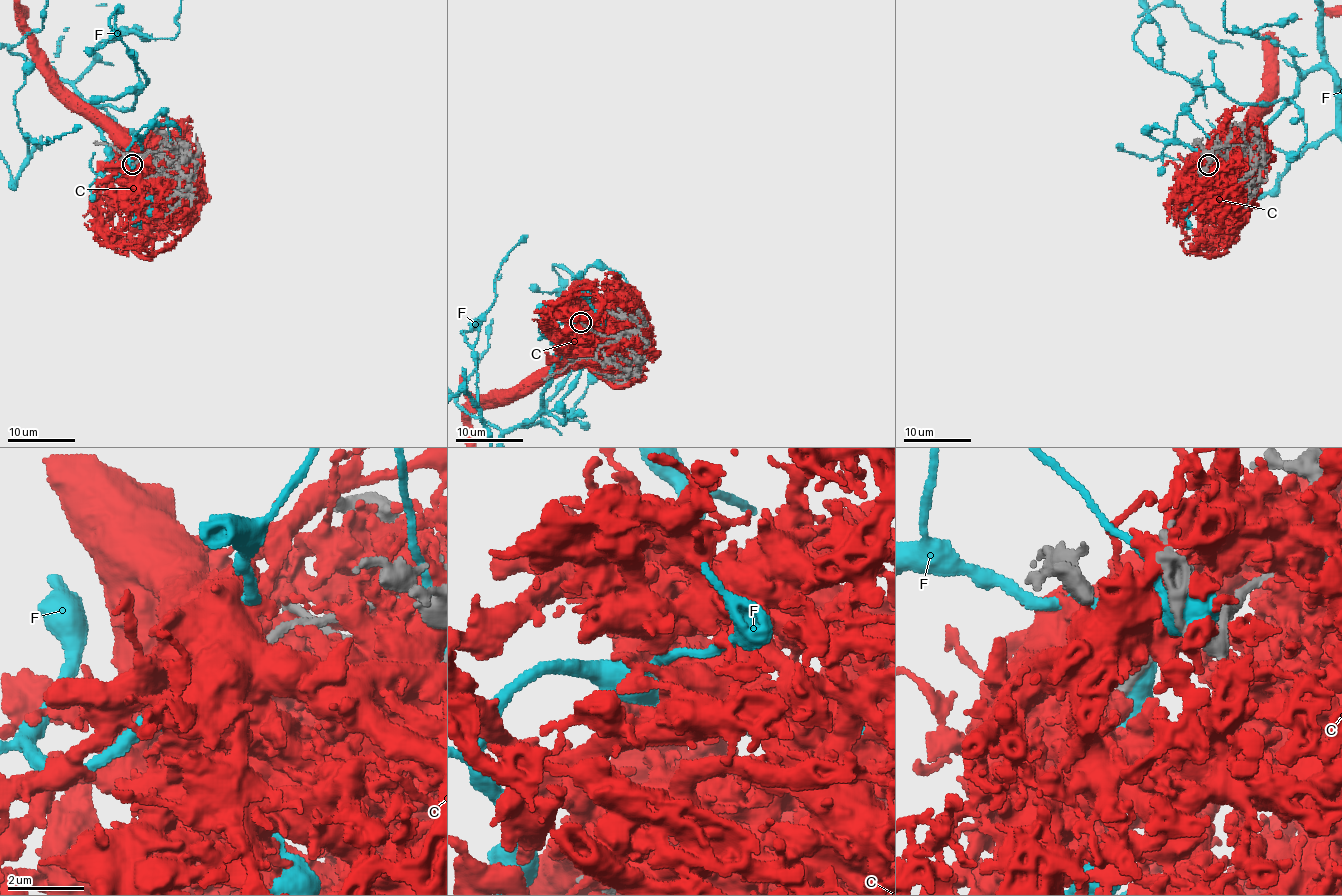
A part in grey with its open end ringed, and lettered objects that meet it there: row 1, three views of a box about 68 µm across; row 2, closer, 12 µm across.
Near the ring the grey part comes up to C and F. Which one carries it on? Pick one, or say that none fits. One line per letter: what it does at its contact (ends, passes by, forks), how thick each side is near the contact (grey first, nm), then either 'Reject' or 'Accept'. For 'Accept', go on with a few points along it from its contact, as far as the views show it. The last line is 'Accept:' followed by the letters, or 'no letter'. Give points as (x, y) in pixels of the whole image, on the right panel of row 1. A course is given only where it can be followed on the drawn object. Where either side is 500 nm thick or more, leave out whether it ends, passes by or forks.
C: It forks there. Thickness 200 nm (grey) against 400 nm. Reject
F: Thickness 240 nm (grey) against 550 nm. Reject
Accept: no letter

